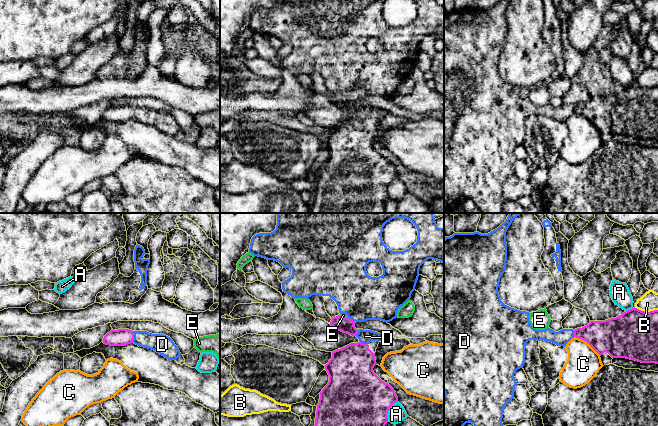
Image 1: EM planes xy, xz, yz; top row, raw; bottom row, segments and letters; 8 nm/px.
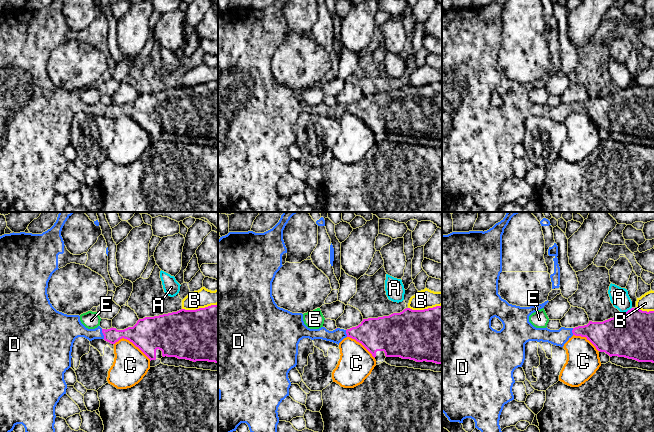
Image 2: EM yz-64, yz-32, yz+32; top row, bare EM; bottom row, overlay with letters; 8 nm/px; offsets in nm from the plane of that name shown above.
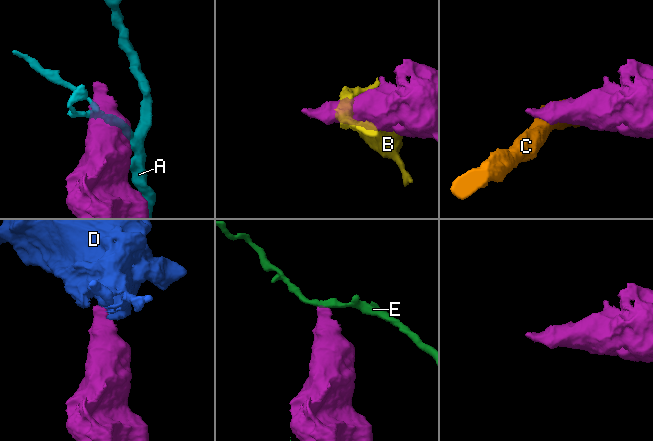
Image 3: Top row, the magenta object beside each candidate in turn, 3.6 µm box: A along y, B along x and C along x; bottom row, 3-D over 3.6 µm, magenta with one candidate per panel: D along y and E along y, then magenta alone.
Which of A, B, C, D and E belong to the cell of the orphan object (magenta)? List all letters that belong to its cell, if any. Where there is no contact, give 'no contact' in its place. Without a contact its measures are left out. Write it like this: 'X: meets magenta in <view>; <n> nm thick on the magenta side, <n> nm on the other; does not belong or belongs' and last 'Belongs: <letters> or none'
A: meets magenta in xz; 500 nm thick on the magenta side, 150 nm on the other; does not belong
B: meets magenta in yz; 380 nm thick on the magenta side, 150 nm on the other; does not belong
C: meets magenta in yz; 300 nm thick on the magenta side, 260 nm on the other; does not belong
D: meets magenta in xy; 140 nm thick on the magenta side, 160 nm on the other; belongs
E: meets magenta in xz; 130 nm thick on the magenta side, 30 nm on the other; does not belong
Belongs: D

